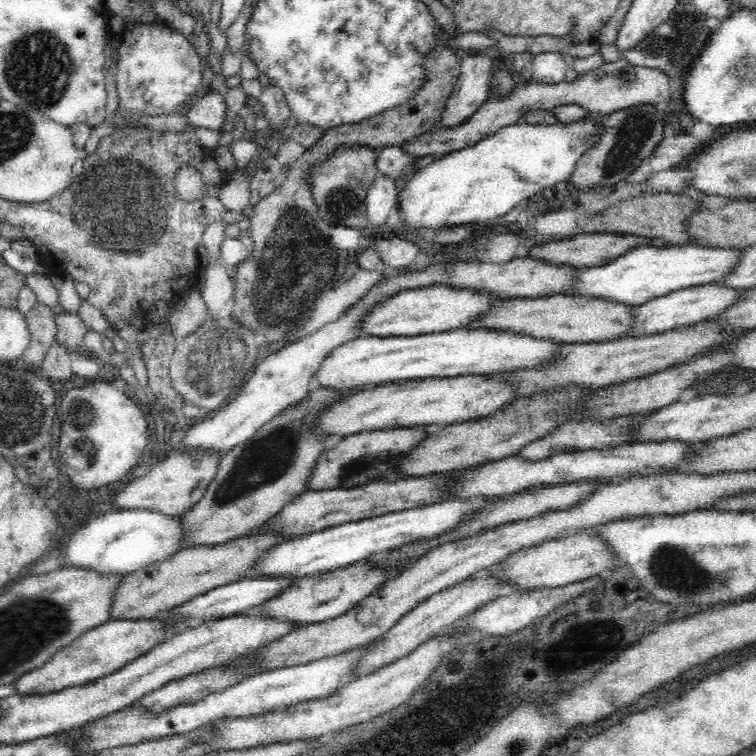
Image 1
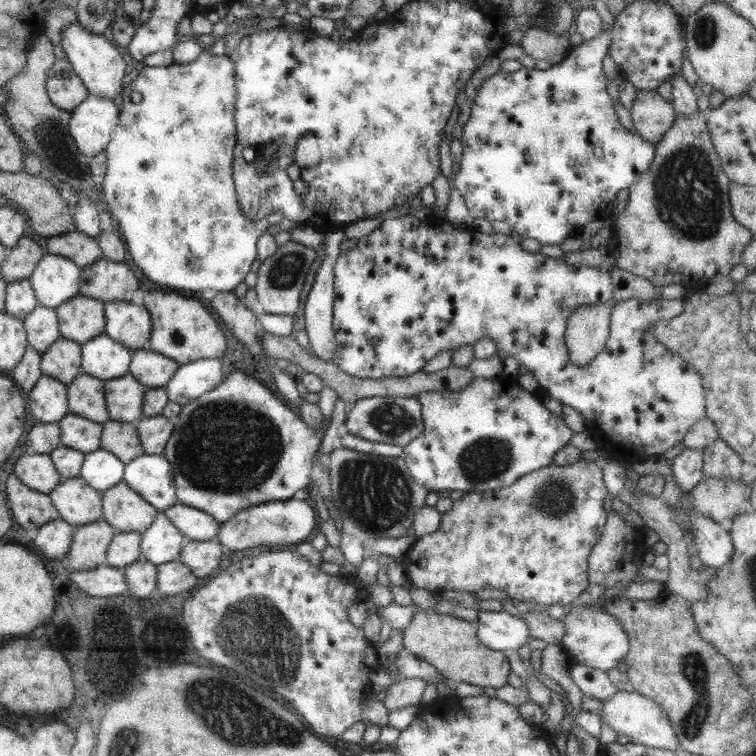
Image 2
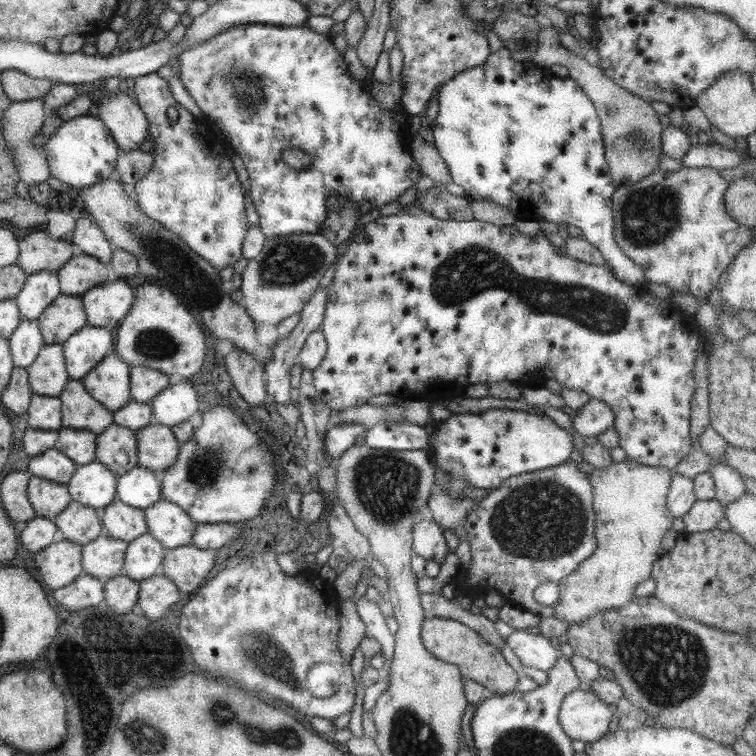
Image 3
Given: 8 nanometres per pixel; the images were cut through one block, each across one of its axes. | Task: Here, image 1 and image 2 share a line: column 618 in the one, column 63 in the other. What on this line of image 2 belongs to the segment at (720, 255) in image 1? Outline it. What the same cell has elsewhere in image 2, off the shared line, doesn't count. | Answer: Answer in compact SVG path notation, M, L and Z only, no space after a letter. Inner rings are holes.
M45 252L28 276L39 306L57 309L78 295L80 267L72 260Z

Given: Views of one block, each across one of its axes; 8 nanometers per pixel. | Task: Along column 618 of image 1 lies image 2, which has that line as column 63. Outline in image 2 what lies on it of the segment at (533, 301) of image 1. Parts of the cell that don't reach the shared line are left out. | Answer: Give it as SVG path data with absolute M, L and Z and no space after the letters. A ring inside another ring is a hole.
M81 295L63 302L56 310L61 338L82 344L104 334L103 303Z

